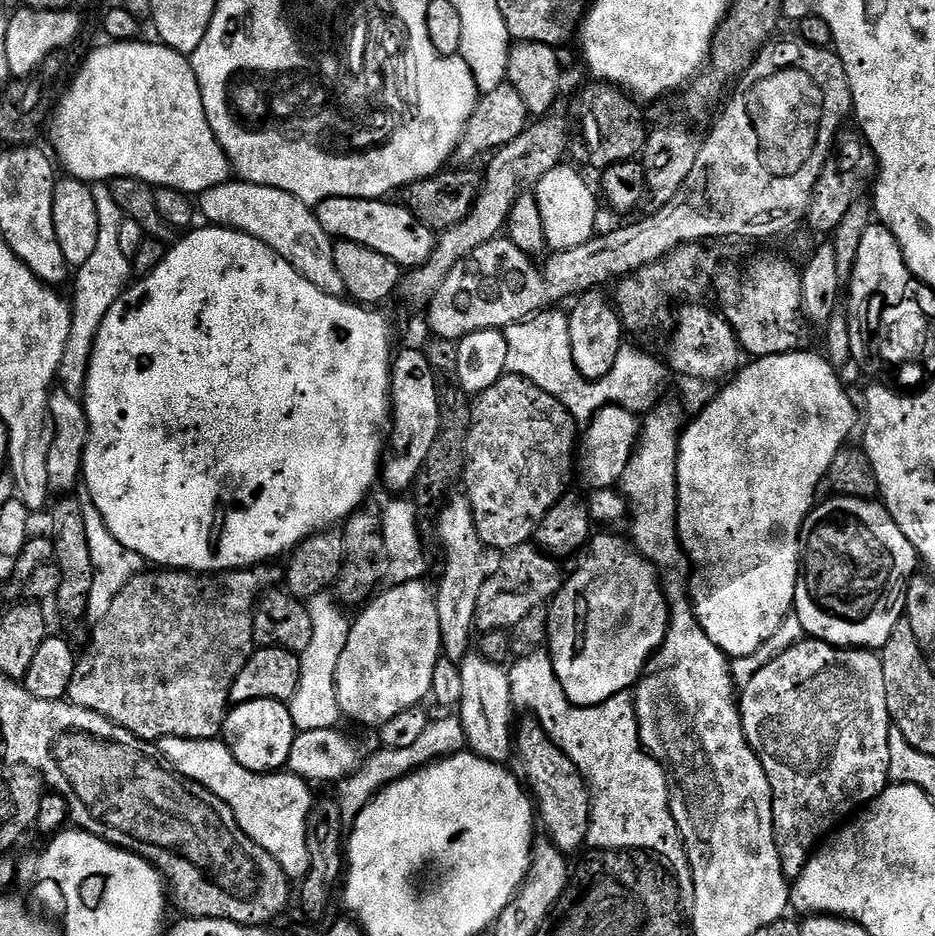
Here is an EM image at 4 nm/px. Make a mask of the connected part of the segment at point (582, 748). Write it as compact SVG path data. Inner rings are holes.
M547 650L521 656L515 663L508 668L513 705L517 709L525 708L525 713L536 717L549 738L566 753L574 766L578 766L588 784L588 793L592 795L592 821L588 824L587 843L596 850L641 850L659 858L676 877L681 897L691 897L692 871L688 865L688 853L684 850L684 839L680 837L672 807L668 805L668 776L663 766L641 745L633 697L628 692L619 692L605 704L578 708L566 698Z

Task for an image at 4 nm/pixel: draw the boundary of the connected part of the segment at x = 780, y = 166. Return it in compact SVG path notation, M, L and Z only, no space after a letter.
M801 68L796 72L788 69L788 74L782 76L776 72L776 78L766 79L766 82L752 90L748 108L760 134L760 150L764 164L774 174L794 172L810 152L820 112L820 96L814 88L814 76L810 76Z

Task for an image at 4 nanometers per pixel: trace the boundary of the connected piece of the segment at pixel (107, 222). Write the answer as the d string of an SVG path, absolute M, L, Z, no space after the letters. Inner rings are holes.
M100 182L92 188L94 202L98 206L98 246L94 246L94 254L86 258L86 262L81 268L75 269L76 289L70 295L72 306L72 325L70 326L70 338L66 342L66 350L62 354L60 363L60 374L58 377L59 387L70 398L80 400L84 395L86 378L88 377L88 367L90 358L94 350L94 342L110 306L118 302L118 298L124 293L125 288L129 287L130 279L133 275L132 261L126 254L122 254L120 237L122 222L125 214L114 202L114 194L107 183Z

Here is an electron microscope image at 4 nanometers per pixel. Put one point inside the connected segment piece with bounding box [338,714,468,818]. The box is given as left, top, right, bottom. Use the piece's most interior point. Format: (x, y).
(445, 737)

